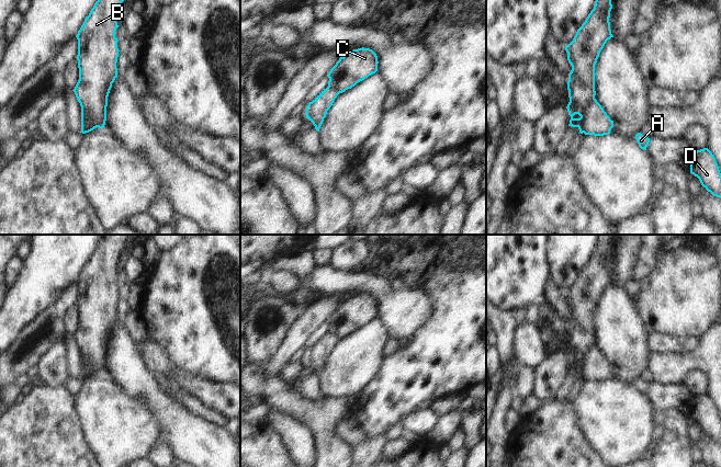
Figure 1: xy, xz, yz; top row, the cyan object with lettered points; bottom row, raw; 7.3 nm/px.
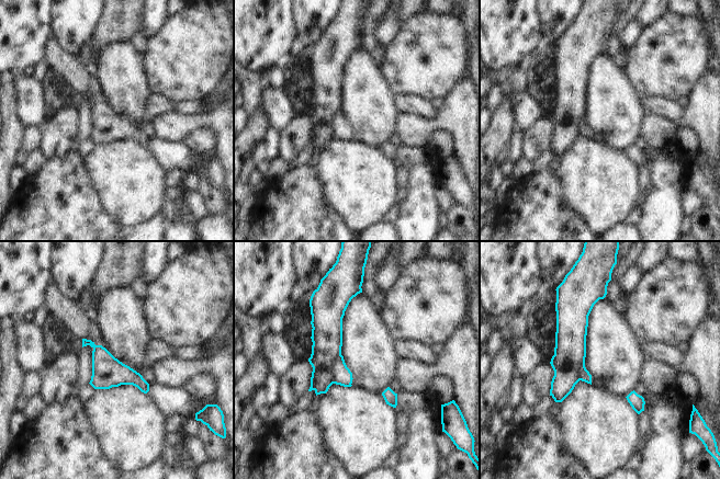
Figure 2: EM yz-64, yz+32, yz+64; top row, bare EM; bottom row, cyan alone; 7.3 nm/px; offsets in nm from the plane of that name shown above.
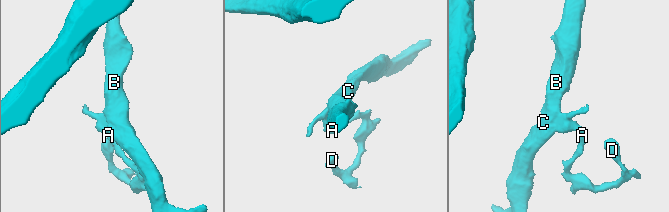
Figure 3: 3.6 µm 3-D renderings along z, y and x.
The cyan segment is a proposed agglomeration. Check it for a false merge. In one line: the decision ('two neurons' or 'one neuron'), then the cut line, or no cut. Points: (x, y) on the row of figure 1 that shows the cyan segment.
two neurons; cut yz (595, 99), (584, 112), (583, 132)

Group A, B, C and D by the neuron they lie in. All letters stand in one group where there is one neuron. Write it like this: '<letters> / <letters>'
A D / B C

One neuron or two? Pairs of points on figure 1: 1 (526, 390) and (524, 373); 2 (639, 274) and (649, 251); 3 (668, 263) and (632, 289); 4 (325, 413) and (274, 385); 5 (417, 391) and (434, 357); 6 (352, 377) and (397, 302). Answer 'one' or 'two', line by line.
1: one
2: one
3: two
4: one
5: one
6: two

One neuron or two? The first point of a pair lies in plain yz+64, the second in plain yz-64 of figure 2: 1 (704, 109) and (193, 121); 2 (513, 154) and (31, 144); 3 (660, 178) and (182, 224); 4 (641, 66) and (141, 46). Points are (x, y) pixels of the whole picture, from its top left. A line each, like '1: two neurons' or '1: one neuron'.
1: one neuron
2: one neuron
3: one neuron
4: two neurons

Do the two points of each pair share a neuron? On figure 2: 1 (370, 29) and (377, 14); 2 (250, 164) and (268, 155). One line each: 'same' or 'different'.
1: same
2: different

